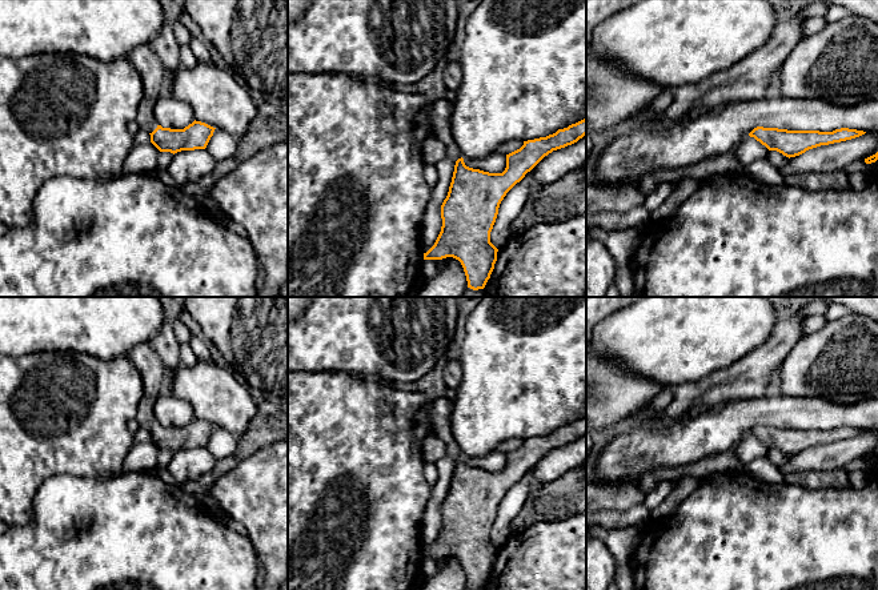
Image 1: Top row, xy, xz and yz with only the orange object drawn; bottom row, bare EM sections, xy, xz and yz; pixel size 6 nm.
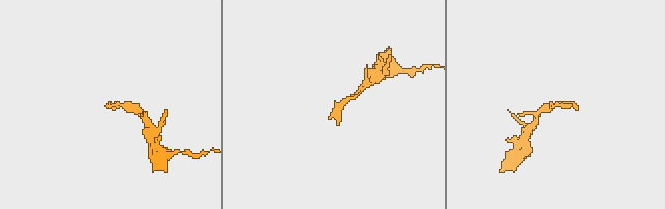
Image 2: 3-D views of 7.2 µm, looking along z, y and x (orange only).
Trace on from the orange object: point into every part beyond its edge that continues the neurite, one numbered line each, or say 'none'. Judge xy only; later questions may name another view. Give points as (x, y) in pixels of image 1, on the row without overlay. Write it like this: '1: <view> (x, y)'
1: xy (153, 372)

